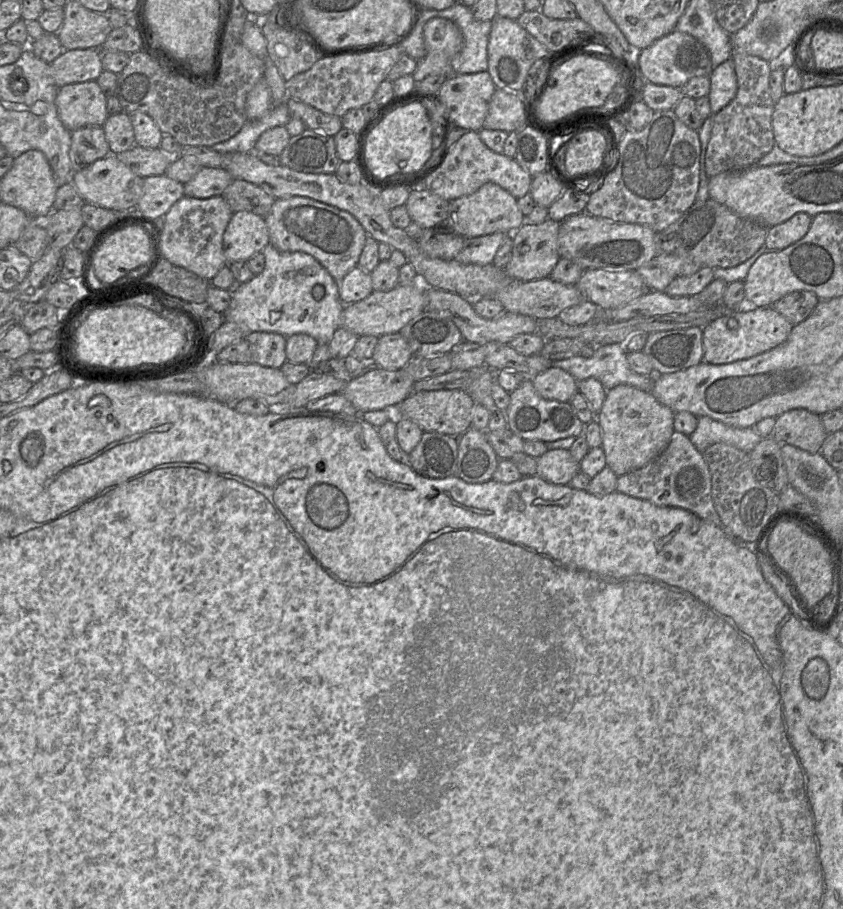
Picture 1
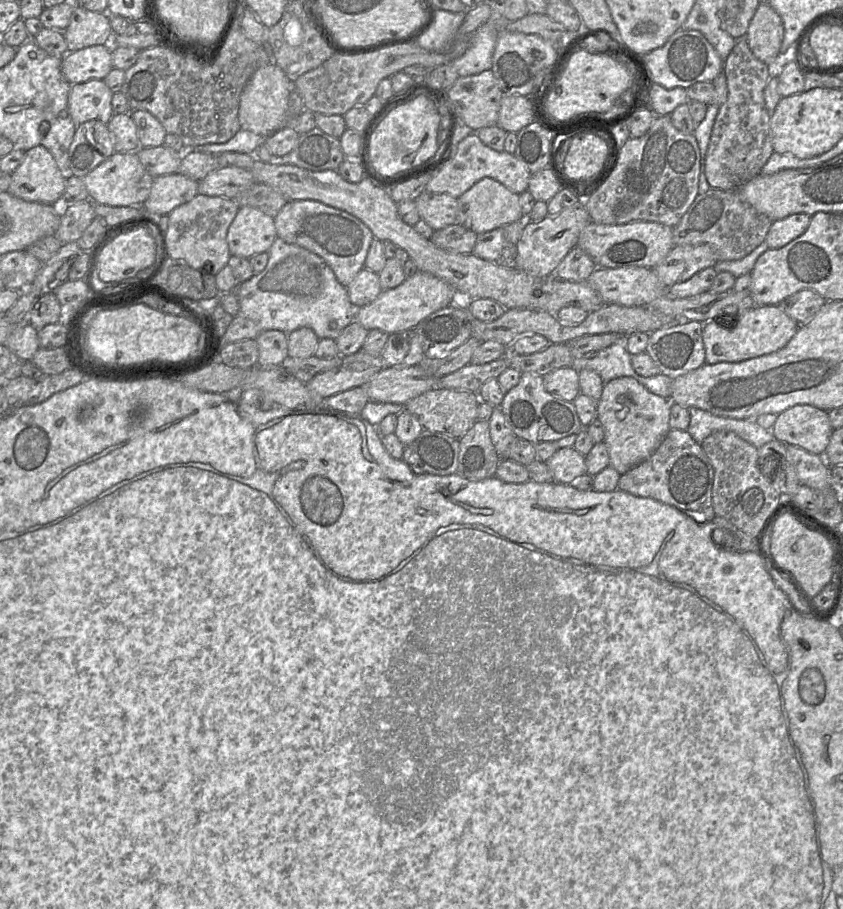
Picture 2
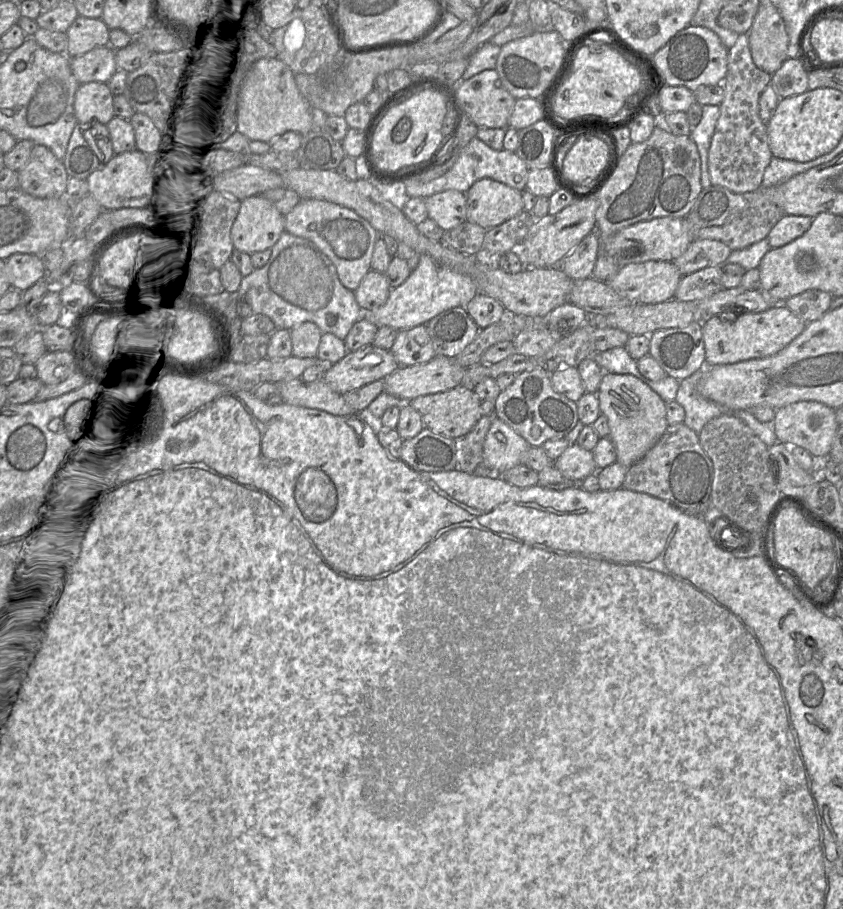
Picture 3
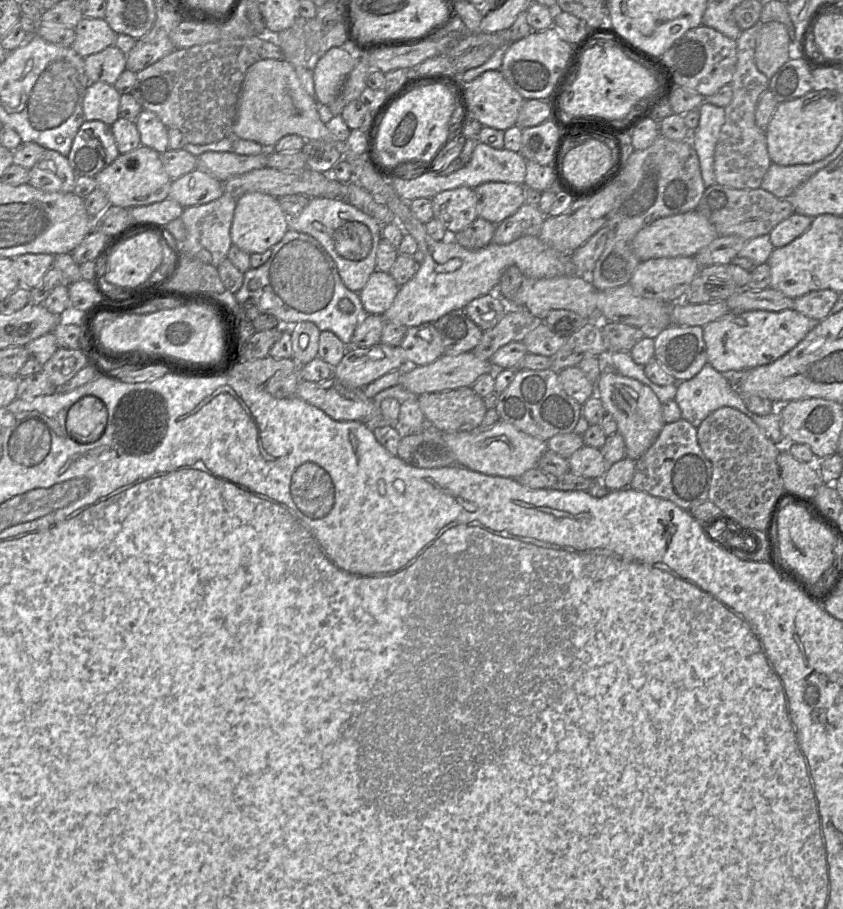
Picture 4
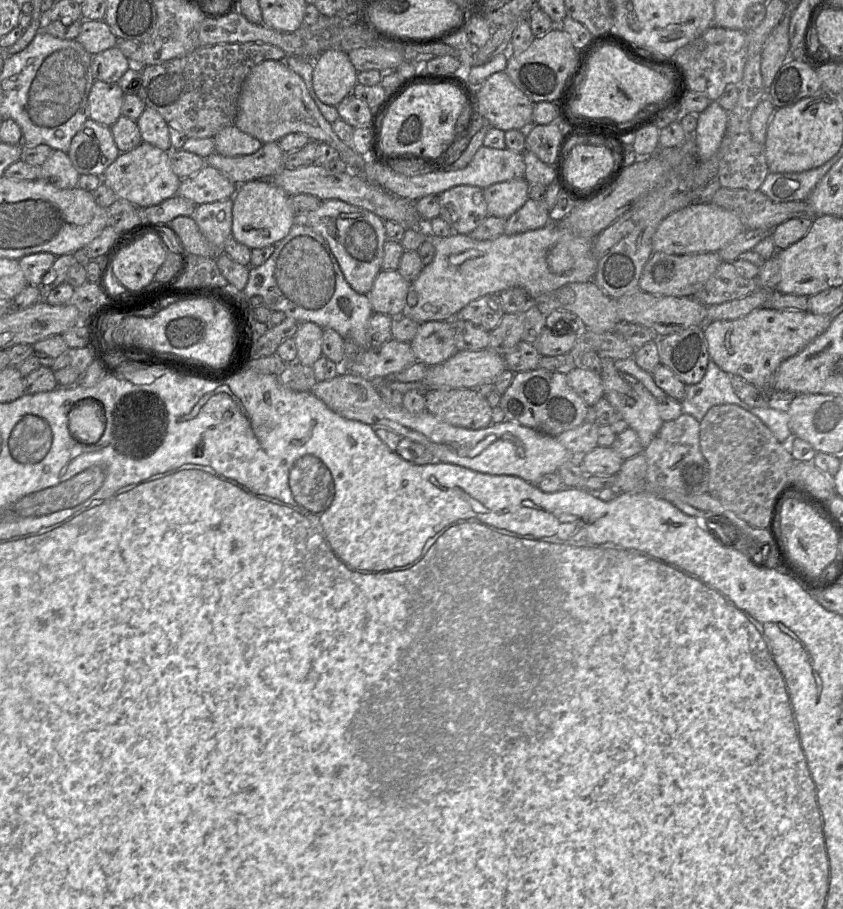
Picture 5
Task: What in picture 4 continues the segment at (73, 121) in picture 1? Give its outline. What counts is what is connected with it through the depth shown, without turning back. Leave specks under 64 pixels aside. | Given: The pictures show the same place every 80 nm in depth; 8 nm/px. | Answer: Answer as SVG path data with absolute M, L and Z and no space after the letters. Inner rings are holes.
M89 83L83 98L85 121L102 121L112 125L119 116L120 94L113 85Z

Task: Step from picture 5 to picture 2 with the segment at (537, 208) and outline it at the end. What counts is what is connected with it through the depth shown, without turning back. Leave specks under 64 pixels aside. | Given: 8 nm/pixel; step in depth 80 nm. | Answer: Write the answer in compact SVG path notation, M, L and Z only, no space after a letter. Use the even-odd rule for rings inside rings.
M523 215L513 223L477 234L472 254L484 260L495 261L504 248L516 245L528 222L532 221L528 221L528 217Z

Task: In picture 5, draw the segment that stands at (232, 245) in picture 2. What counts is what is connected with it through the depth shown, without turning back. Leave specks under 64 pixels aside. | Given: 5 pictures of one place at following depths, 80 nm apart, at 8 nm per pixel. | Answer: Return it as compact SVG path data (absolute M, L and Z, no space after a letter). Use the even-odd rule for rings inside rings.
M267 179L252 180L238 185L233 196L231 235L250 249L264 248L281 241L296 221L290 197Z

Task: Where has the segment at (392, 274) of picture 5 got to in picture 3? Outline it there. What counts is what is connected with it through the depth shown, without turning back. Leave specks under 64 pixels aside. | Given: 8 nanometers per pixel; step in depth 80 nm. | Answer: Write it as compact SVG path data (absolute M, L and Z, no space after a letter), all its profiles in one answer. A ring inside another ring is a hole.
M370 269L354 290L354 295L362 311L371 311L382 306L391 287L384 273Z

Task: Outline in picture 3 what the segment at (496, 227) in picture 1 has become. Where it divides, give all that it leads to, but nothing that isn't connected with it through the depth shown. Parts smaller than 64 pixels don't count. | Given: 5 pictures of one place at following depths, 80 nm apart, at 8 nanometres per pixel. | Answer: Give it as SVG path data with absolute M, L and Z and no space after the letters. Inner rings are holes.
M484 178L466 192L467 221L486 230L501 225L523 209L522 191Z

